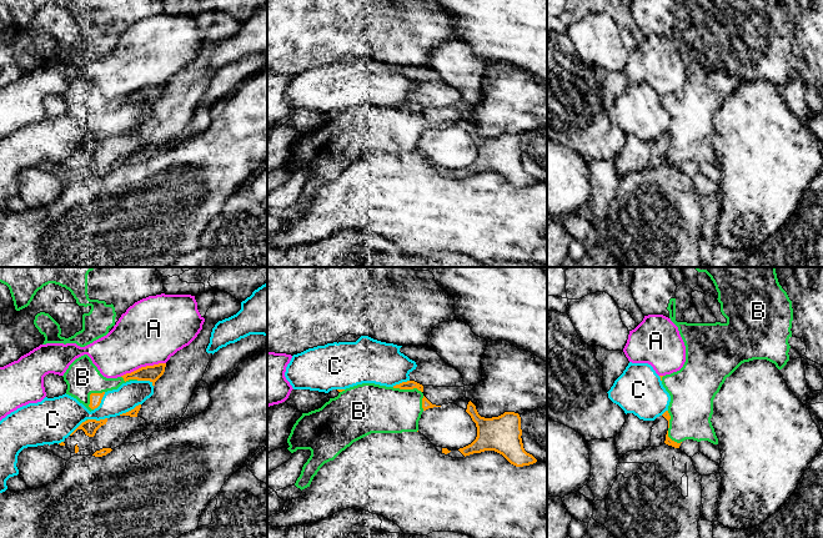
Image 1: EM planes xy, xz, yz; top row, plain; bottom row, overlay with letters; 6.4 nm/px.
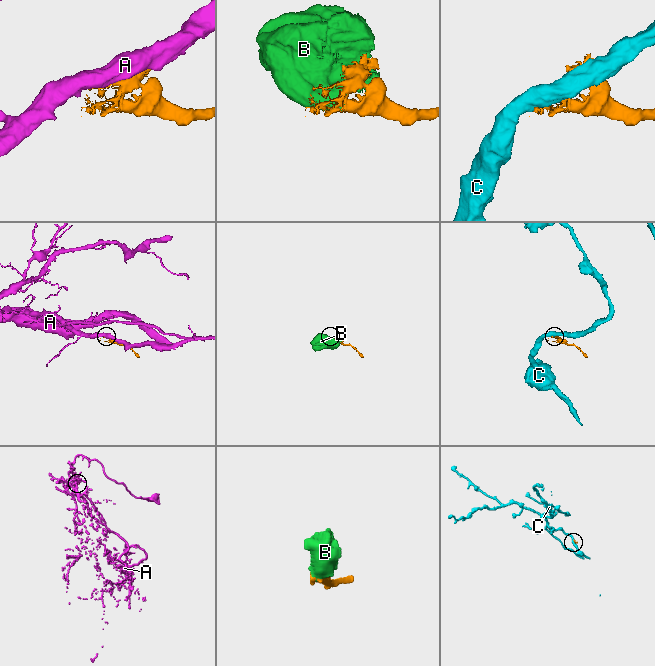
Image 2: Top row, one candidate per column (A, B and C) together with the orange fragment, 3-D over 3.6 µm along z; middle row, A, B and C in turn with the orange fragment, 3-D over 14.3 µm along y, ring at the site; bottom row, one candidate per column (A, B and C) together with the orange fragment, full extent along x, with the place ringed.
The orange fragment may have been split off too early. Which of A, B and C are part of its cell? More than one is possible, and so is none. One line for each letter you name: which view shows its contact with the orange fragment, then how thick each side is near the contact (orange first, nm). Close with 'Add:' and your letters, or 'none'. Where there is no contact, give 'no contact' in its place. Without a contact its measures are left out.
B: xy | 80/220 nm
Add: B

